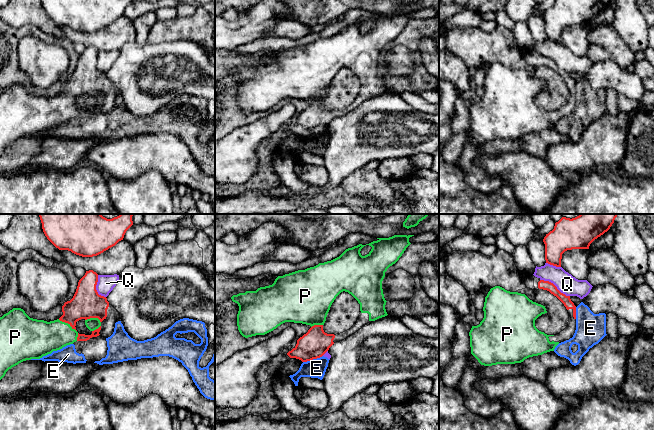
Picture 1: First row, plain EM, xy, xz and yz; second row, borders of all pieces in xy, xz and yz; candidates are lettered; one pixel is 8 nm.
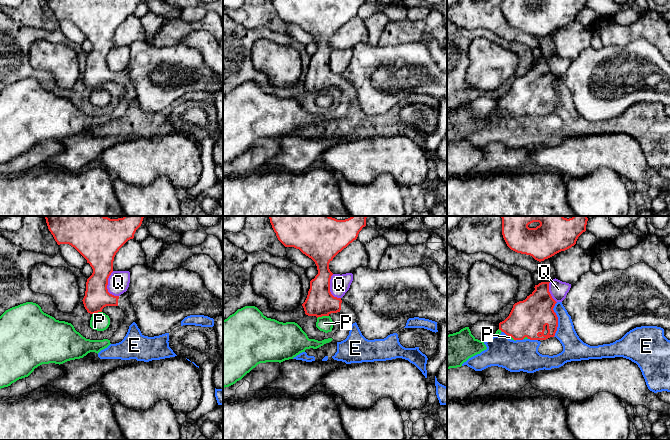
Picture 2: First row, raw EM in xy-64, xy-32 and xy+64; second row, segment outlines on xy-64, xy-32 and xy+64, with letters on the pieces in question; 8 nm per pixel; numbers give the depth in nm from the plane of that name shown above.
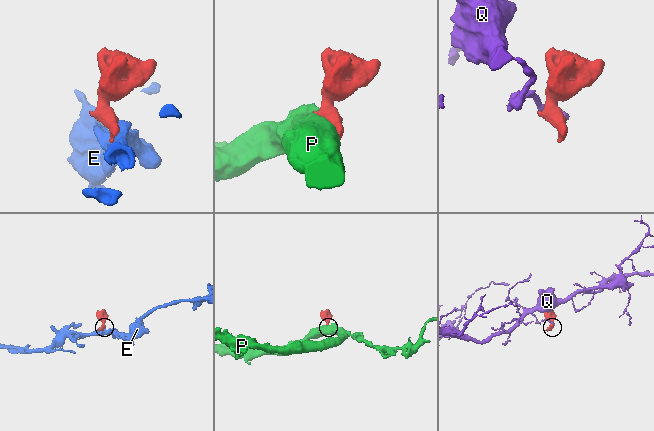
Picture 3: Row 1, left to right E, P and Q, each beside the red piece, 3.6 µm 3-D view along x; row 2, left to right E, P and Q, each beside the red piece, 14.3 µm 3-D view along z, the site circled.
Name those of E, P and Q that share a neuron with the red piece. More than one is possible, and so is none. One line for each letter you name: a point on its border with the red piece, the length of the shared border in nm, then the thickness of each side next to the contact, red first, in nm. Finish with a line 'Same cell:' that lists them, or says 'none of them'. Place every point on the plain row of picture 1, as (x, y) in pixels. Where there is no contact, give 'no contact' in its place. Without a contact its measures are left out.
P: xy (67, 98) | 180 nm | 240/280 nm
Same cell: P

